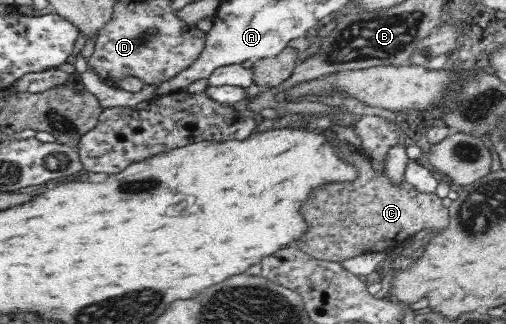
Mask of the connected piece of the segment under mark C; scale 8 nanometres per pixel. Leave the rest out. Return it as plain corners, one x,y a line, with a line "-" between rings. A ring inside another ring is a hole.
340,146
337,155
353,163
357,169
357,178
351,182
332,183
332,185
328,183
314,189
314,195
302,205
302,217
307,223
307,228
300,239
293,241
297,249
323,261
342,263
346,259
364,253
394,250
407,238
420,233
422,229
442,231
448,225
449,209
442,204
442,198
435,192
418,192
406,179
403,185
394,186
384,171
374,170
370,156
360,152
350,152
346,146

